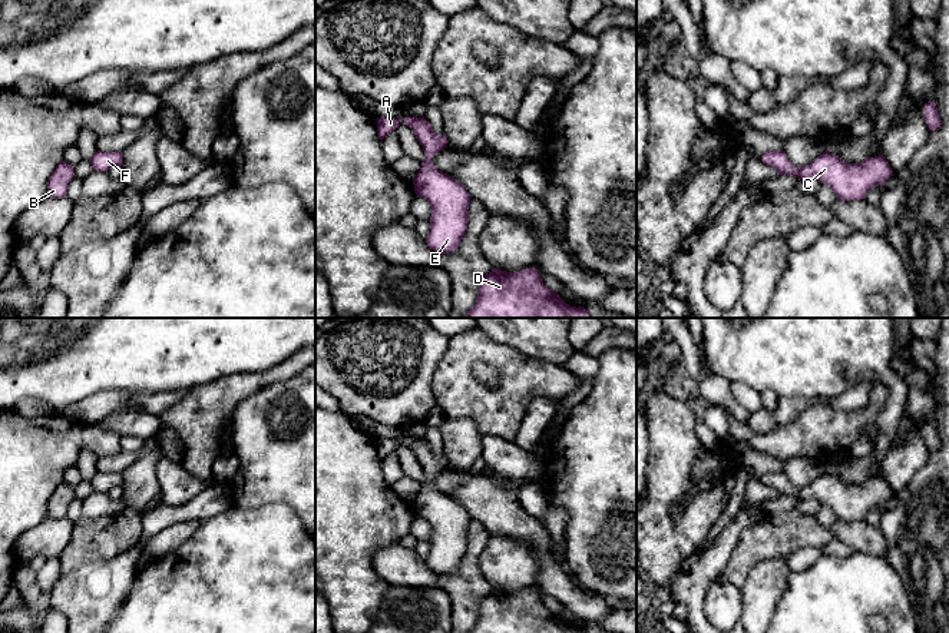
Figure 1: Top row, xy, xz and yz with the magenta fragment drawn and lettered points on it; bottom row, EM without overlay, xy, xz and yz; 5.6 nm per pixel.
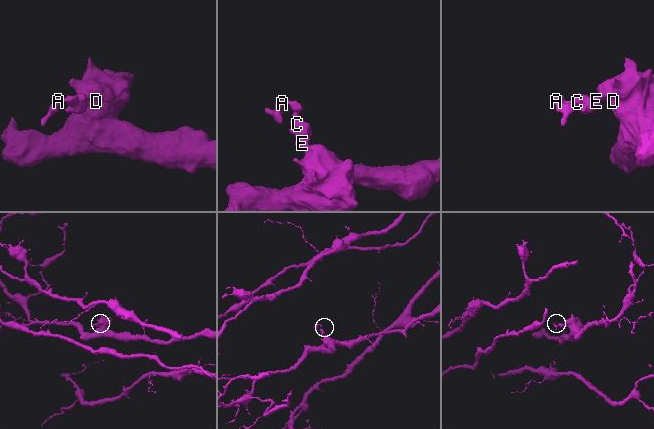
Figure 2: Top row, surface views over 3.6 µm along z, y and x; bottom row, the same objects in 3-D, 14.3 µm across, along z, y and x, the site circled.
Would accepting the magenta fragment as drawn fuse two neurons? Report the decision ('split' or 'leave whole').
leave whole

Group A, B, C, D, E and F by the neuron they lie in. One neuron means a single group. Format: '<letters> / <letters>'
A B C D E F

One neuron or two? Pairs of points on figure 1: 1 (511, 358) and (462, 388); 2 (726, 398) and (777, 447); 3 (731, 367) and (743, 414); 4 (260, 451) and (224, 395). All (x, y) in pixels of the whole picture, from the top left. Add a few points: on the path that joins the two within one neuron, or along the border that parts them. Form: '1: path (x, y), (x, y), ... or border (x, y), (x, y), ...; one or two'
1: path (511, 375), (496, 393), (479, 393); one
2: border (721, 406), (737, 420), (746, 423); two
3: border (706, 357), (710, 368), (728, 383); two
4: border (260, 388), (244, 398), (230, 417); two

